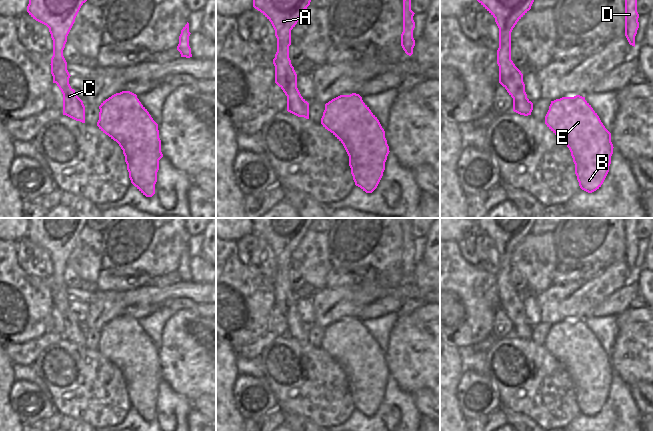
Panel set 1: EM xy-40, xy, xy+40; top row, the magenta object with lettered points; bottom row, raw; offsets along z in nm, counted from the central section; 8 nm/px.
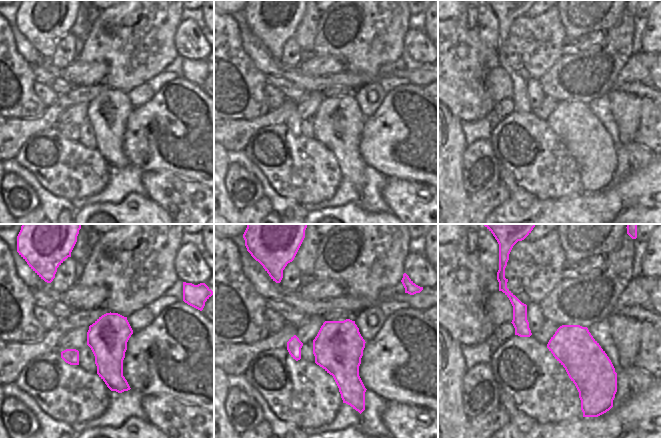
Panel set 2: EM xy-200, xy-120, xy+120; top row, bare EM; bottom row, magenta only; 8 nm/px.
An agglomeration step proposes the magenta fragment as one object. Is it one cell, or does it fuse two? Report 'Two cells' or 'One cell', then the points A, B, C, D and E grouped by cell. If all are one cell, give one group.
One cell. Groups: A B C D E.

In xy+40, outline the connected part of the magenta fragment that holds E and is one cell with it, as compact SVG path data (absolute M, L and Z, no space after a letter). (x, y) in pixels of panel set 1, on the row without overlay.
M576 319L551 325L545 340L545 348L569 372L580 412L588 417L599 413L609 396L614 371L611 357L605 352L585 321Z

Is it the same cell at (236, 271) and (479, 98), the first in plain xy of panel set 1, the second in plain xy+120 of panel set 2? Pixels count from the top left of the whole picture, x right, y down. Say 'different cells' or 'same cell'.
same cell

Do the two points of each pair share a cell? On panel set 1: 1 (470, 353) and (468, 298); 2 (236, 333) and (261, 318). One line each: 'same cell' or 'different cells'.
1: different cells
2: same cell

